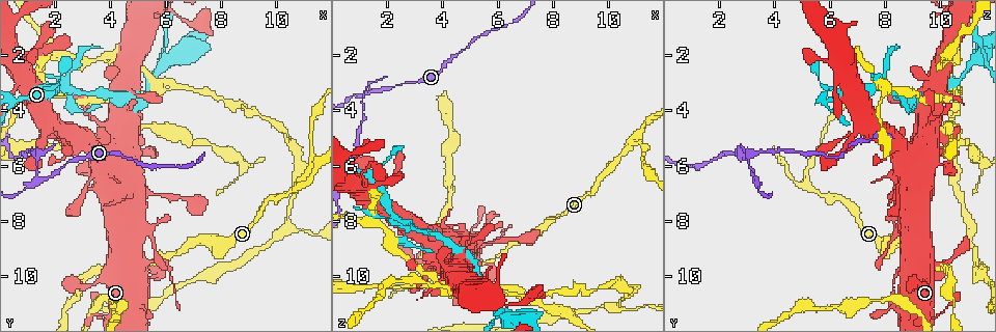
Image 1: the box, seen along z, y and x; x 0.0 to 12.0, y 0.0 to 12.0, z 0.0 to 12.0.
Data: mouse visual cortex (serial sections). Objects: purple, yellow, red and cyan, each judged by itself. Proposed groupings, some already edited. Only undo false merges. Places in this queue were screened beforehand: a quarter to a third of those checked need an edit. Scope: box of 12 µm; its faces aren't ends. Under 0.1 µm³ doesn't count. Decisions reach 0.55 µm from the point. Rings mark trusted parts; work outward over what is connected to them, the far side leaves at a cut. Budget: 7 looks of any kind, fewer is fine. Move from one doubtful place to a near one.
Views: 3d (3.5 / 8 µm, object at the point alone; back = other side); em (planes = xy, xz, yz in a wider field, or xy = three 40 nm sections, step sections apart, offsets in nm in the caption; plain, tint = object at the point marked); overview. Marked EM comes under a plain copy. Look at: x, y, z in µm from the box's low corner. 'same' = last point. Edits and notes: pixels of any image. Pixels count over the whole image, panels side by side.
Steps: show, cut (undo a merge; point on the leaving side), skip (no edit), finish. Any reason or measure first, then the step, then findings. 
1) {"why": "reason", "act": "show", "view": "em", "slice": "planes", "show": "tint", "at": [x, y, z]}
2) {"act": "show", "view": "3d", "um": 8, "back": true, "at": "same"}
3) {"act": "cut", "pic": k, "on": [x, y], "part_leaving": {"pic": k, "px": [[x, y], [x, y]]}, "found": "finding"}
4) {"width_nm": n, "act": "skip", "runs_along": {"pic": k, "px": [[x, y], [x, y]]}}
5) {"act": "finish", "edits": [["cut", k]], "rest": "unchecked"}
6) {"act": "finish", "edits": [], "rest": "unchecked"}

{"act": "show", "view": "em", "slice": "xy", "step": 1, "show": "tint", "at": [1.5, 6.5, 3.3]}

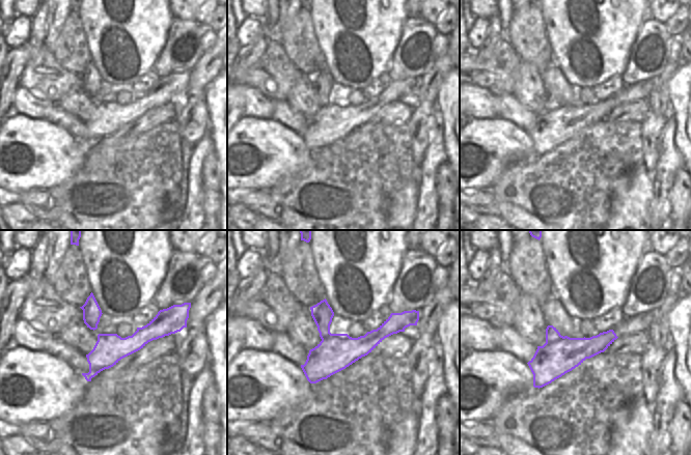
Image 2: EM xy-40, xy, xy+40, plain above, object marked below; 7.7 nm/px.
{"why": "see where the arms go", "act": "show", "view": "3d", "um": 3.5, "back": true, "at": "same"}

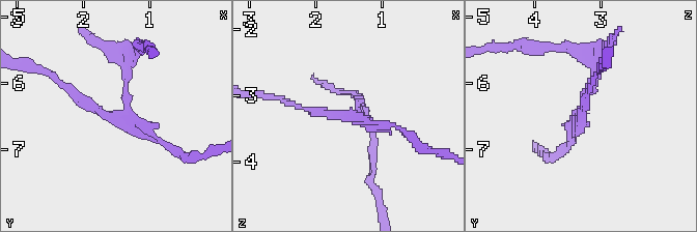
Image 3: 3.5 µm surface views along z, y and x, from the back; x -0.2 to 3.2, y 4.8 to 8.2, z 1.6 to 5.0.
{"act": "cut", "pic": 3, "on": [127, 74], "found": "two cells meet here"}

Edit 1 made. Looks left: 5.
{"why": "calibre changes", "act": "show", "view": "3d", "um": 3.5, "at": [7.7, 8.6, 8.1]}

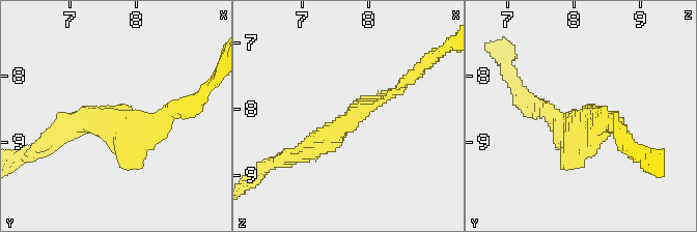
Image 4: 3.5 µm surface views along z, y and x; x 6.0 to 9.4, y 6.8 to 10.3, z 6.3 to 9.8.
{"why": "shape alone is not enough", "act": "show", "view": "em", "slice": "xy", "step": 5, "show": "tint", "at": [7.75, 8.65, 8.15]}

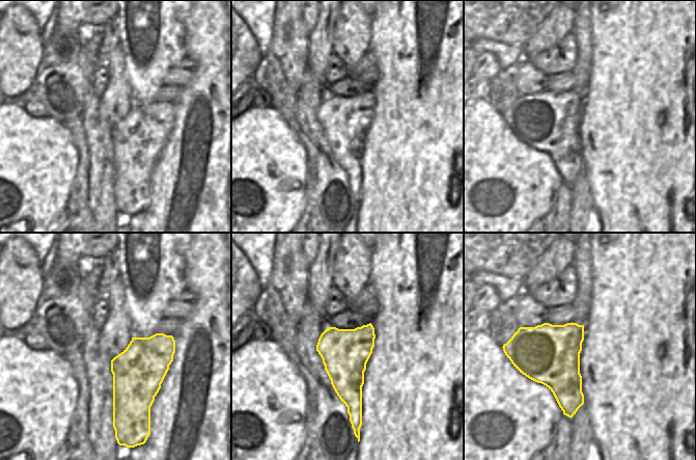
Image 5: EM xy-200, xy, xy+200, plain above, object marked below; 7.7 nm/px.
{"act": "skip", "runs_along": {"pic": 4, "px": [[409, 79], [313, 150], [295, 155]]}, "found": "continuous, no second cell"}

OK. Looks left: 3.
{"why": "two arms in line, one across", "act": "show", "view": "3d", "um": 3.5, "at": [10.8, 6.7, 5.3]}

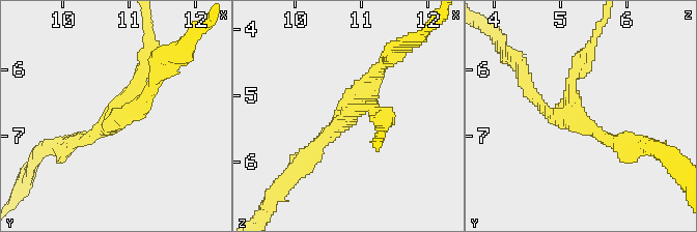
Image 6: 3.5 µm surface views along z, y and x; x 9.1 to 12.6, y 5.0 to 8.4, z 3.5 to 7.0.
{"arms": 3, "arm_widths_nm": [150, 200, 200], "why": "need the tissue", "act": "show", "view": "em", "slice": "planes", "show": "tint", "at": [10.75, 6.70, 5.30]}

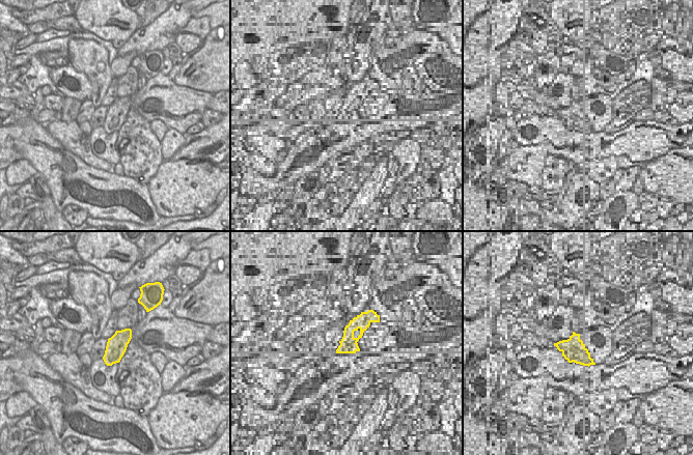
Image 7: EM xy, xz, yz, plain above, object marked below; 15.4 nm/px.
{"act": "skip", "runs_along": {"pic": 6, "px": [[73, 141], [108, 124], [152, 61]]}, "found": "one cell here"}

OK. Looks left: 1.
{"act": "finish", "edits": [["cut", 3]], "rest": "unchecked"}

